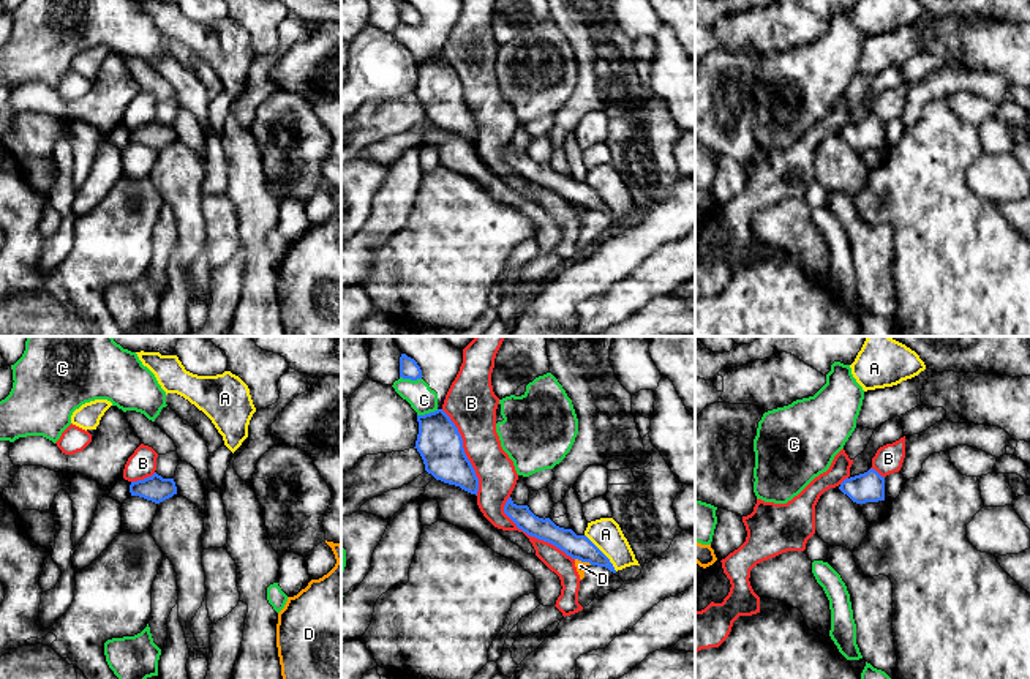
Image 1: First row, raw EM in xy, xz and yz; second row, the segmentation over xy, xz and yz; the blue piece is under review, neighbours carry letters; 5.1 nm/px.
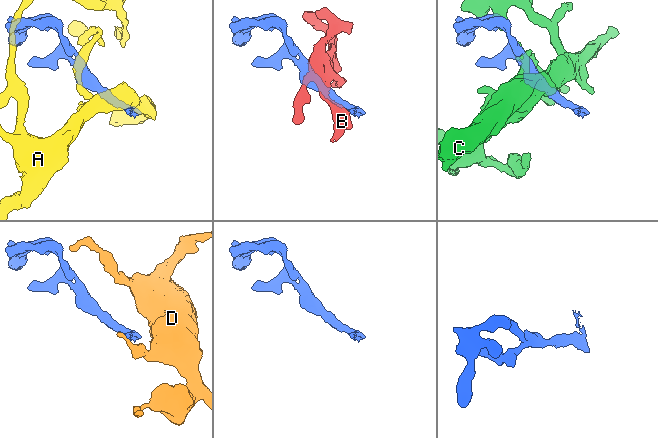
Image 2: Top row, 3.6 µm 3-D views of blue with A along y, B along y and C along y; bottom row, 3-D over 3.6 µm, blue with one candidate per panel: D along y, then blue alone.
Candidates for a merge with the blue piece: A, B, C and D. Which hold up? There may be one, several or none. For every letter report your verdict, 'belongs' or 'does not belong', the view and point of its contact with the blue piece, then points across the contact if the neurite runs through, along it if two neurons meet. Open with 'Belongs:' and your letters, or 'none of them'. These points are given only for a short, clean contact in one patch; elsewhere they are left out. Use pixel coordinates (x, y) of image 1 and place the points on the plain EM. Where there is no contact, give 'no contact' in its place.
Belongs: none of them
A: does not belong | xz (602, 199)
B: does not belong | xz (533, 182)
C: does not belong | xz (411, 26)
D: does not belong | xz (583, 207) | along xz (575, 204), (591, 210)

